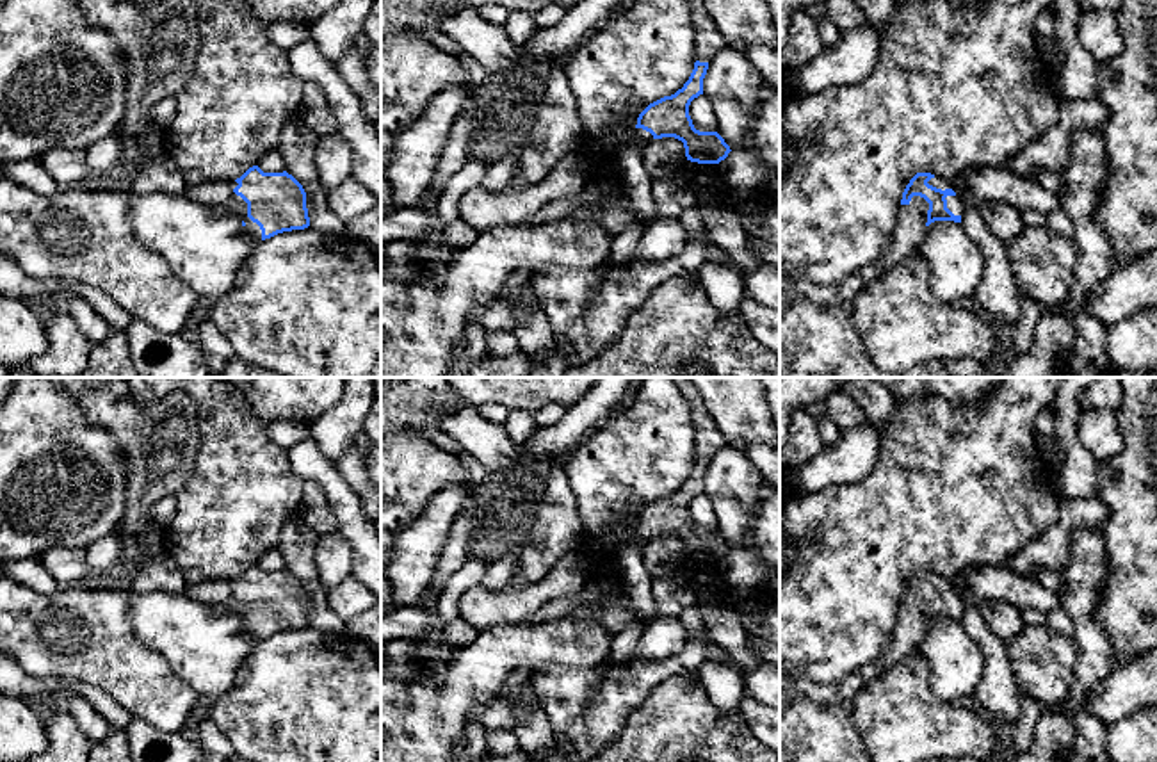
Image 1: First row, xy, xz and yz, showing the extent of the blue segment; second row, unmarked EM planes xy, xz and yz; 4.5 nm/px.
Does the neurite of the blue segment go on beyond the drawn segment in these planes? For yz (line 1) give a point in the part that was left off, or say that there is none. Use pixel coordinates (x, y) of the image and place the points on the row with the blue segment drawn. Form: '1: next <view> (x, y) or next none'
1: next yz (817, 339)

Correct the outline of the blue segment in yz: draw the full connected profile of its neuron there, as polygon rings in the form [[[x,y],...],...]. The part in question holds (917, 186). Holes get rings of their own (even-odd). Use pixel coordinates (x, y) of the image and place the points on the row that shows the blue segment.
[[[917,173],[906,185],[897,214],[897,226],[885,256],[862,267],[856,276],[833,287],[808,280],[794,265],[780,258],[780,377],[951,377],[943,361],[929,360],[906,370],[881,370],[869,356],[854,328],[854,294],[858,285],[872,283],[894,263],[913,253],[934,221],[961,223],[965,205],[949,180],[931,173]]]

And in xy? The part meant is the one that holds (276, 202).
[[[253,166],[235,182],[206,182],[185,189],[183,194],[237,215],[256,242],[310,226],[306,192],[287,171],[263,173]]]

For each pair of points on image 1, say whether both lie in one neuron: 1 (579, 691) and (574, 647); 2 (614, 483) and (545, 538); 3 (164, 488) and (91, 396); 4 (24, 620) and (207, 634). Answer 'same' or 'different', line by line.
1: different
2: different
3: same
4: different

